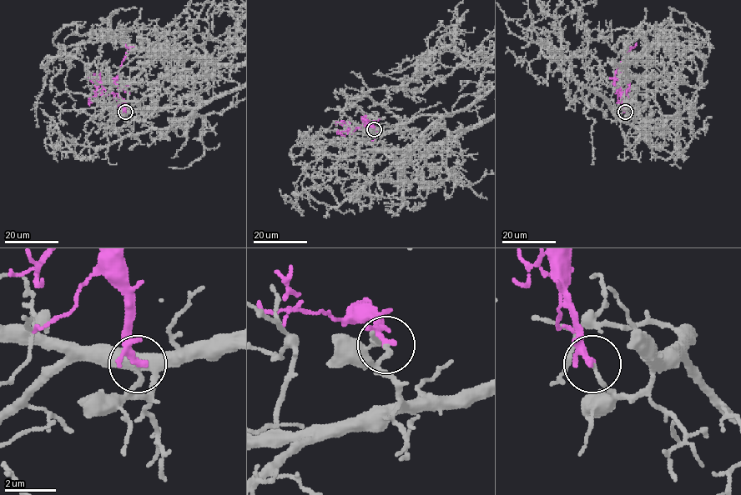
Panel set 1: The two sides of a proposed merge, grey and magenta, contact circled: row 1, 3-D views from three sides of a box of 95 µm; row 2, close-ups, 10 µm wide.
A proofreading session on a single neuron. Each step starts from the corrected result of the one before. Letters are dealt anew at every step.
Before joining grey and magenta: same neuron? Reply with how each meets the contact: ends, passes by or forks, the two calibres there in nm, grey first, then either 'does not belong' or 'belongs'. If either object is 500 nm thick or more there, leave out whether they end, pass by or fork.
grey ends there; magenta passes by; 160 nm thick on the grey side, 200 nm on the other; does not belong

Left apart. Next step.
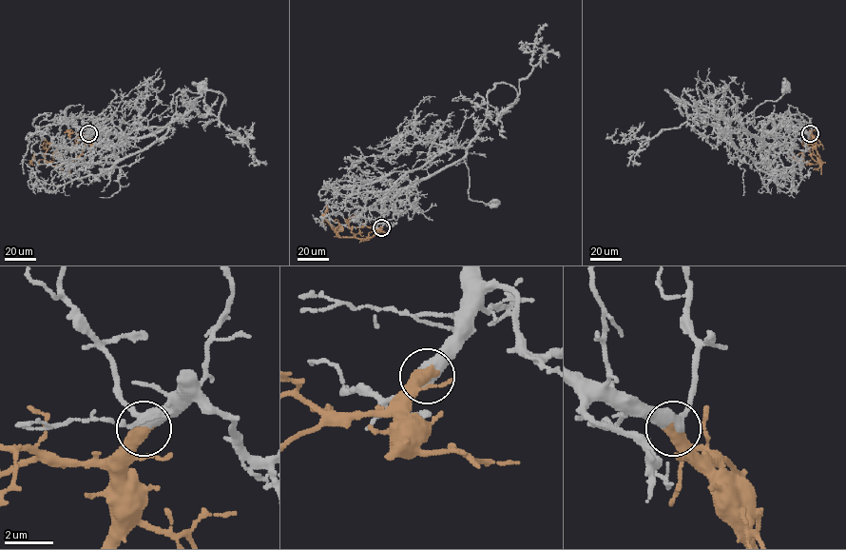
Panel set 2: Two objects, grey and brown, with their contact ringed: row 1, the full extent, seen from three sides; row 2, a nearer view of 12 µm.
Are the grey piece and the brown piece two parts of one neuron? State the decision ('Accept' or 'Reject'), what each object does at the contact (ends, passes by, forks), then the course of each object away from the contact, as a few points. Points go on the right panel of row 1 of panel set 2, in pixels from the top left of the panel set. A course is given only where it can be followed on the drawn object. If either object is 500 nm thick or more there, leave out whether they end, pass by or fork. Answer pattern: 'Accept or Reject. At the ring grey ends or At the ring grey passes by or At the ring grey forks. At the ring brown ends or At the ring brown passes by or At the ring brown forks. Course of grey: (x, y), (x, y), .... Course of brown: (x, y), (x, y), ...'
Accept. Course of grey: (810, 133), (793, 126), (778, 126), (767, 135), (756, 137), (741, 121), (766, 101), (777, 101), (787, 87). Course of brown: (810, 133), (821, 163), (819, 166), (819, 162), (811, 164), (801, 159), (795, 160), (787, 153)

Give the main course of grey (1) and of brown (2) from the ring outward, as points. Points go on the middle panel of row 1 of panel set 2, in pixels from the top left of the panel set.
1: (381, 227), (389, 192), (415, 185), (462, 159), (469, 169), (469, 197), (495, 205)
2: (381, 227), (372, 237), (361, 239), (340, 237), (324, 217), (326, 205)

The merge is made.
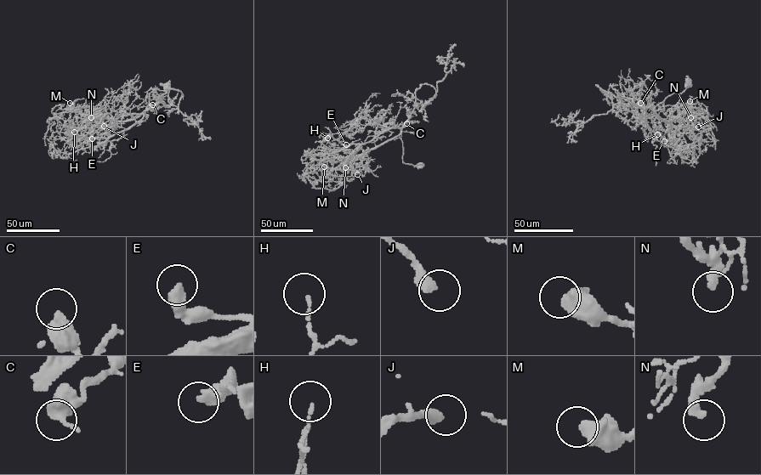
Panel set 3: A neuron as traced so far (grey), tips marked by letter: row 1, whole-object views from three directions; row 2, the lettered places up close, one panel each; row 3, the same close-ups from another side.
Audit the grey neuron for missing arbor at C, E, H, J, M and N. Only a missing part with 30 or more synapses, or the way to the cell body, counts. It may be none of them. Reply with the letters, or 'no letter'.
J

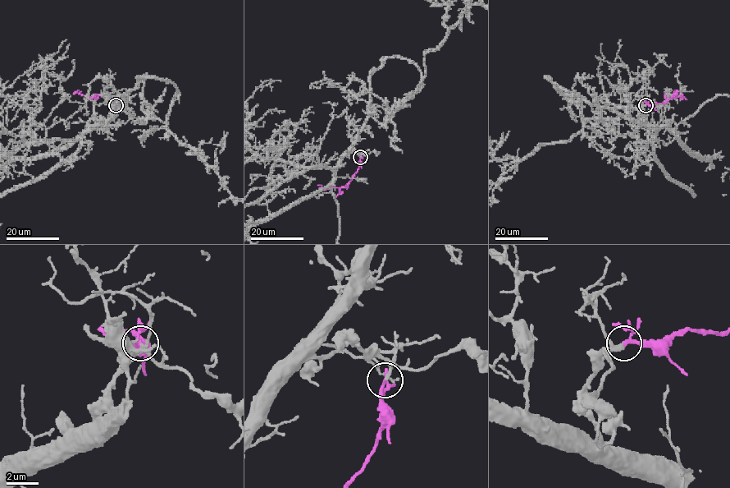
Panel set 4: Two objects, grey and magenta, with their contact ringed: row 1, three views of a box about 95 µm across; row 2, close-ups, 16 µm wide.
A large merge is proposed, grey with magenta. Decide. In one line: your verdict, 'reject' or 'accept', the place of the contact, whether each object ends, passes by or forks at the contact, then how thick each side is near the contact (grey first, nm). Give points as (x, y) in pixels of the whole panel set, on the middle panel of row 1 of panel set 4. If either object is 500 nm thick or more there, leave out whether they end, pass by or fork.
accept; place (360, 157); grey passes by; magenta forks; calibres 180 and 140 nm

